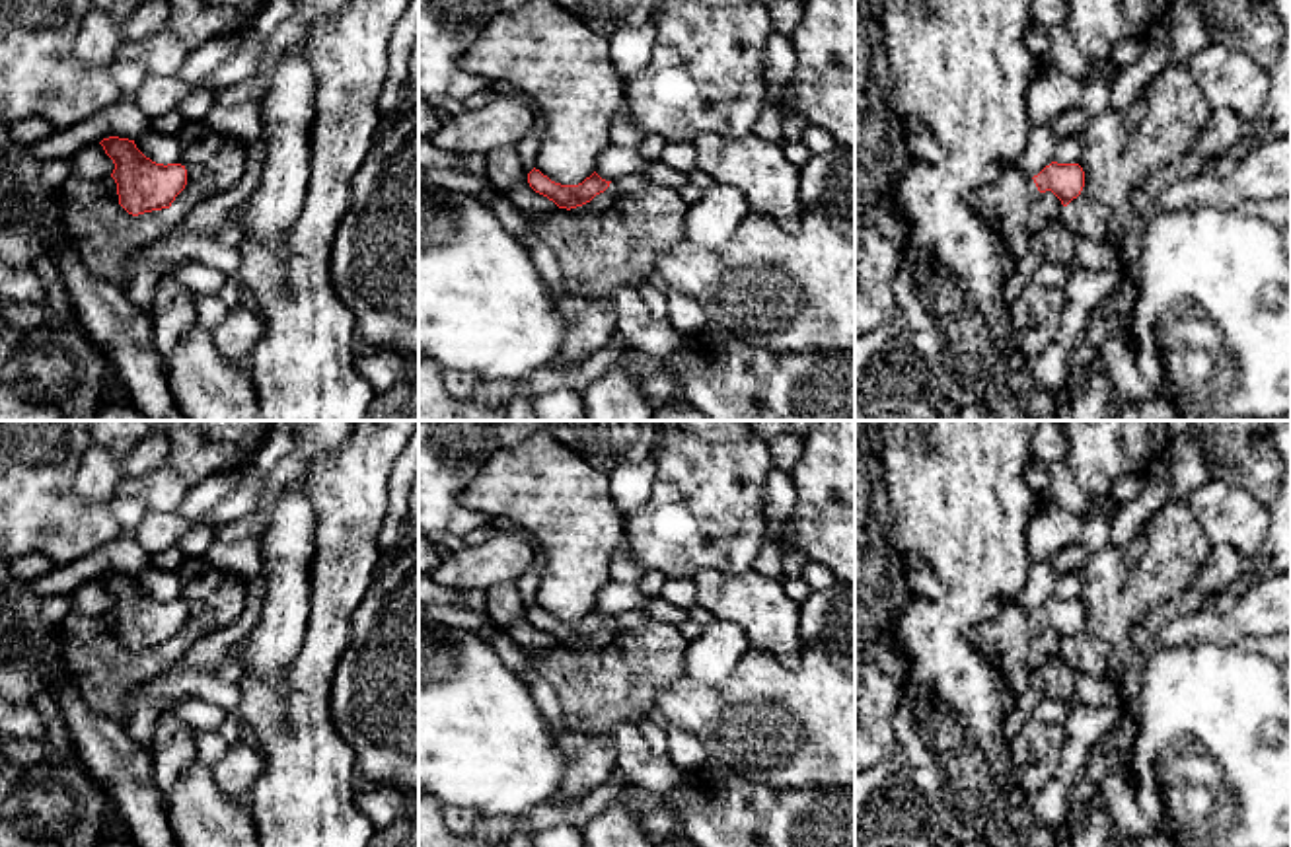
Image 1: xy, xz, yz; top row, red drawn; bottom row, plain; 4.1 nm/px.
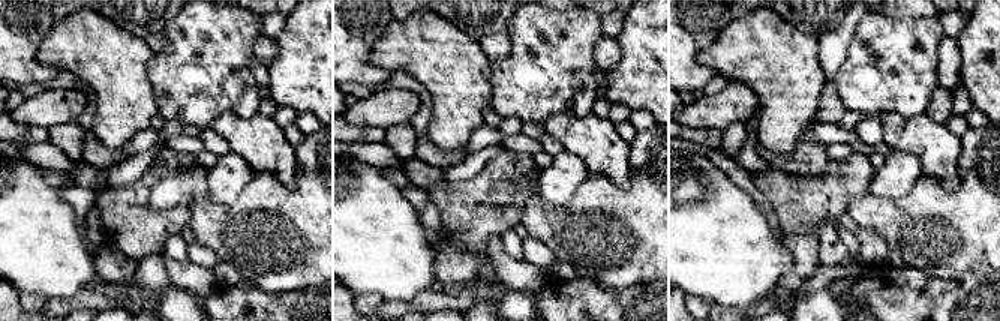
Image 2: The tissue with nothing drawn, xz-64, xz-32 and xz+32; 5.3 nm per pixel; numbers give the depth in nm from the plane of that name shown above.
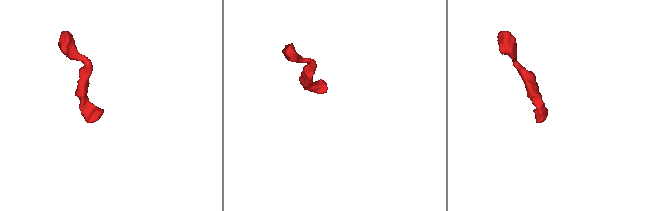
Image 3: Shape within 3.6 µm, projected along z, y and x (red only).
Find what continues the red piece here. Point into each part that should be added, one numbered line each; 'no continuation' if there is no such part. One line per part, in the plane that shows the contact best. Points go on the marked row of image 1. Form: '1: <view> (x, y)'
1: yz (1005, 203)

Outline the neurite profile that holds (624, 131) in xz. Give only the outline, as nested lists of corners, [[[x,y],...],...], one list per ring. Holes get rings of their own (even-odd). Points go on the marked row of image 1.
[[[623,99],[615,113],[609,140],[613,146],[631,146],[639,148],[645,138],[645,132],[637,127],[635,117],[631,113],[629,101]]]

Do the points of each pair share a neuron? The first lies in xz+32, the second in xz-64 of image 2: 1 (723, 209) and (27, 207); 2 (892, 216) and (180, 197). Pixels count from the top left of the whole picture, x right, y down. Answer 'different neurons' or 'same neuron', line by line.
1: same neuron
2: different neurons

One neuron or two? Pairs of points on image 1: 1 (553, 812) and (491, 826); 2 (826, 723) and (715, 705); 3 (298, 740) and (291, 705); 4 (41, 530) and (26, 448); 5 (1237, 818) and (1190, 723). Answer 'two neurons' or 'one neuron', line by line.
1: one neuron
2: one neuron
3: one neuron
4: one neuron
5: one neuron

